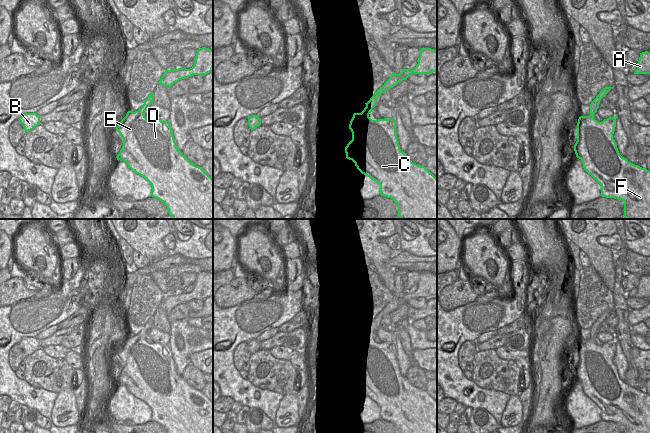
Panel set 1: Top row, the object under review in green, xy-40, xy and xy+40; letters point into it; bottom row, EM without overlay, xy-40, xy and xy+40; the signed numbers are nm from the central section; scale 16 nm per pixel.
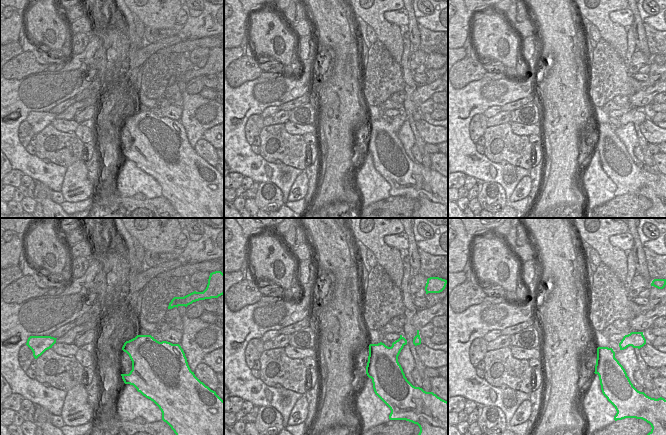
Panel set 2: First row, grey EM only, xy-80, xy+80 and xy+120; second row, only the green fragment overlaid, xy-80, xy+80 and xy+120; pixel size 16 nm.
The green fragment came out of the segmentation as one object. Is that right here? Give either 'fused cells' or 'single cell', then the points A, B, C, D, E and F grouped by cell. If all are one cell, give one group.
single cell; A B C D E F

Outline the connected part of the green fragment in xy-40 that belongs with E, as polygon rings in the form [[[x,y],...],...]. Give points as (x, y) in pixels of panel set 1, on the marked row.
[[[152,92],[138,111],[128,111],[120,124],[115,128],[123,139],[123,146],[116,156],[125,161],[136,174],[144,177],[152,187],[151,196],[163,202],[173,219],[213,219],[213,179],[202,169],[191,163],[177,148],[169,121],[149,120],[144,113],[153,103]]]

